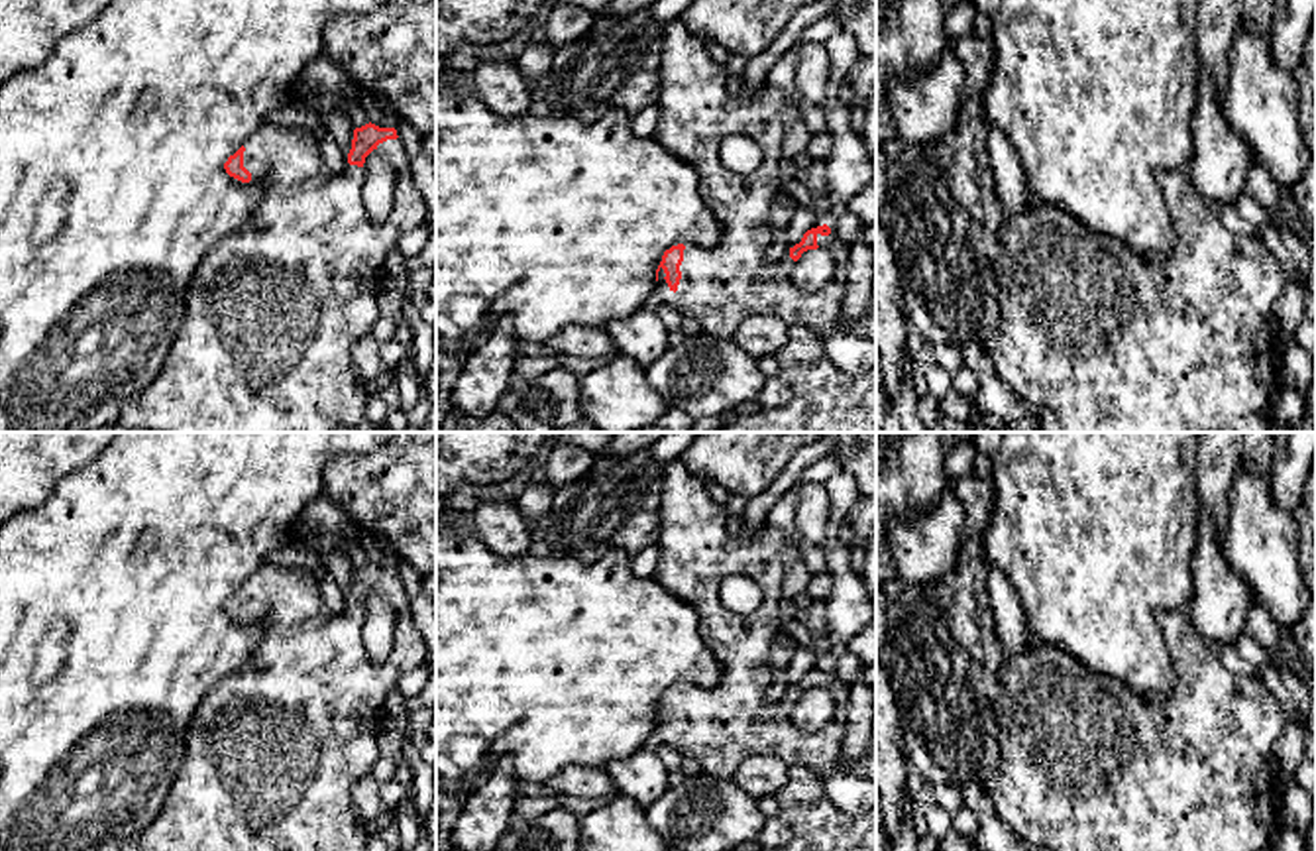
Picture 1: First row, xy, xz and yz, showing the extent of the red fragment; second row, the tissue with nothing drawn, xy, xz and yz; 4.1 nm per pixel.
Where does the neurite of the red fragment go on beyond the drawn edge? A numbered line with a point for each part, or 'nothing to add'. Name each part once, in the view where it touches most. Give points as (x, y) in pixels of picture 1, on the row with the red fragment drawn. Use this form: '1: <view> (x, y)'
1: xz (723, 285)

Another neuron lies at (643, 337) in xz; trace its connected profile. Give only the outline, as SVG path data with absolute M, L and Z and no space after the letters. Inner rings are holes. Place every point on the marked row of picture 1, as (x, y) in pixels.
M642 307L636 312L615 318L605 324L617 354L636 360L640 366L648 366L662 358L670 348L670 328L660 320L654 309Z

